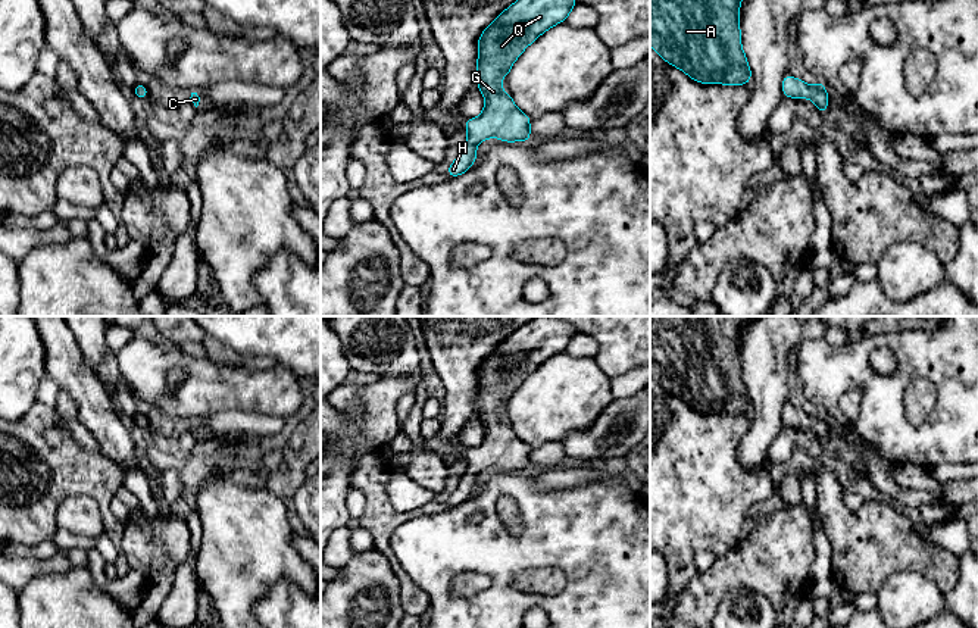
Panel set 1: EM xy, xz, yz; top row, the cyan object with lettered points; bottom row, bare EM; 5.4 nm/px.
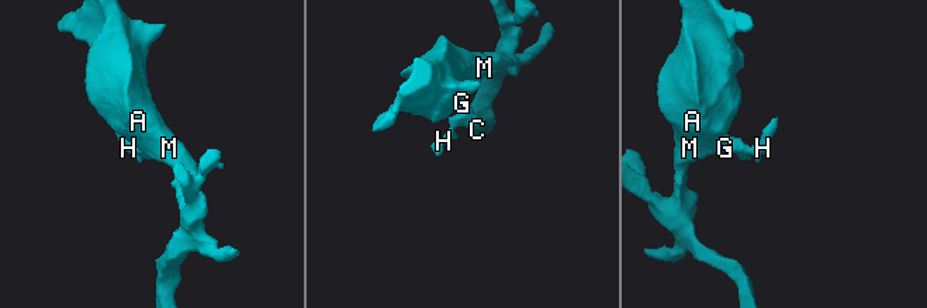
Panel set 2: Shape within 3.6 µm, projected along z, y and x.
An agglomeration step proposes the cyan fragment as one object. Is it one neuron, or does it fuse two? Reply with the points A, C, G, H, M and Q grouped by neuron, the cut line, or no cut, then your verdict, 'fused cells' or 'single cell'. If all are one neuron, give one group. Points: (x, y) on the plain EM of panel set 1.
A C G H M Q; no cut; single cell

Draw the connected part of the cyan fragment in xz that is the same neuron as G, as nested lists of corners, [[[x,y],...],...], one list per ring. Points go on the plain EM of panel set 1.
[[[534,316],[528,324],[522,325],[512,332],[510,337],[503,340],[479,365],[476,418],[485,427],[485,437],[478,447],[465,450],[468,474],[460,478],[457,488],[449,496],[446,503],[450,507],[459,506],[474,496],[474,491],[478,487],[475,475],[490,466],[497,466],[504,472],[528,471],[532,468],[529,462],[531,447],[522,443],[515,435],[512,425],[502,419],[500,407],[509,404],[513,391],[544,360],[550,359],[553,354],[565,352],[575,334],[577,329],[569,321],[556,316]]]

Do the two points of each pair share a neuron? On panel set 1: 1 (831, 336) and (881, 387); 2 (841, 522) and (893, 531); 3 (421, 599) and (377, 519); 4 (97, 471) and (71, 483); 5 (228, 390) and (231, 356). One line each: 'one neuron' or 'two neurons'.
1: two neurons
2: one neuron
3: one neuron
4: one neuron
5: two neurons

